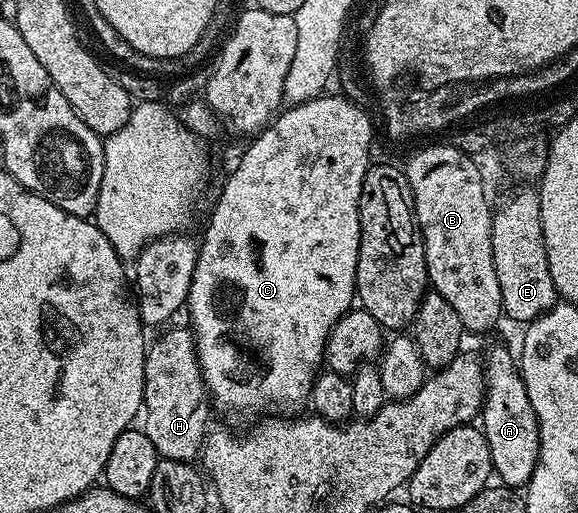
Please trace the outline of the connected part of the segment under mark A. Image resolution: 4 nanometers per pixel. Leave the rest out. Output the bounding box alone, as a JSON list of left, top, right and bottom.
[479,345,539,487]

